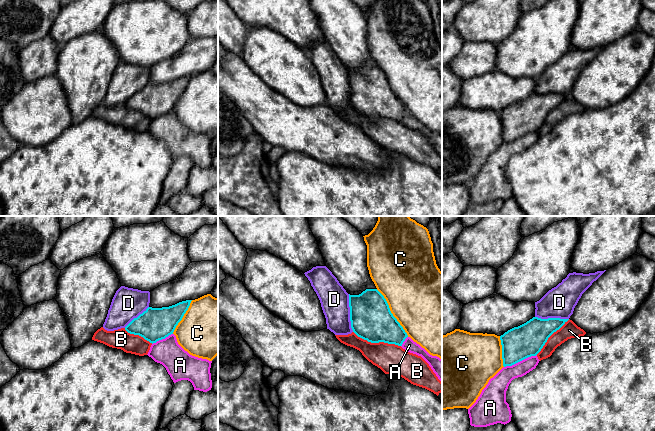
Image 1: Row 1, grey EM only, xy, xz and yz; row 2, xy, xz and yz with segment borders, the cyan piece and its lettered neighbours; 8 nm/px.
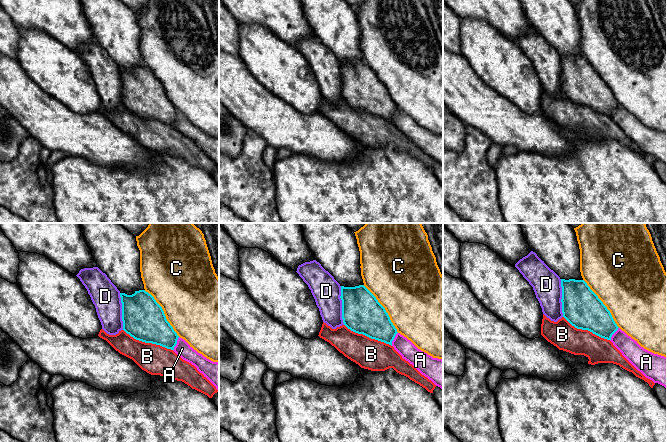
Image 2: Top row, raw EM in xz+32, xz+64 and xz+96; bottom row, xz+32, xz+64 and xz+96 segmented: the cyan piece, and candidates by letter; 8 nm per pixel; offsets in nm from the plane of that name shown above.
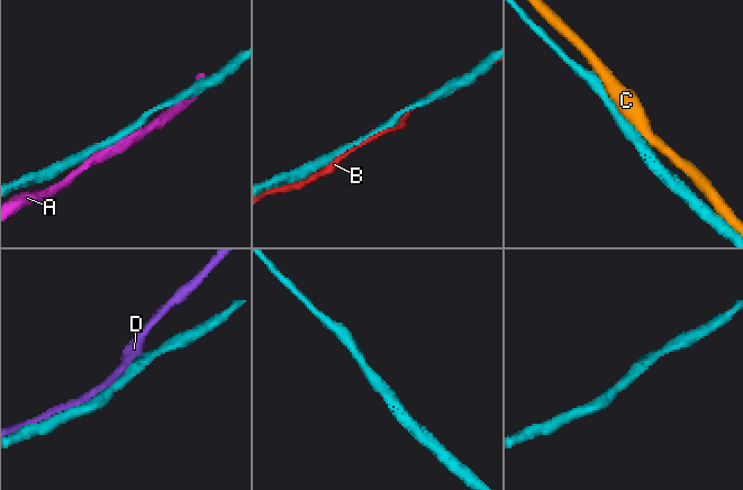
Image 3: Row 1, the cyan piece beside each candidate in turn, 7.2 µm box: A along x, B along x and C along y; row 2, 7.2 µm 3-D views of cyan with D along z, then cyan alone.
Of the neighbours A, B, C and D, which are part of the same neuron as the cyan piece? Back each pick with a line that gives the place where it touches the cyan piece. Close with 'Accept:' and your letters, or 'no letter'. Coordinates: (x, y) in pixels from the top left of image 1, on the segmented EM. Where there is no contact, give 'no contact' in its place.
B: xz (377, 342)
Accept: B

